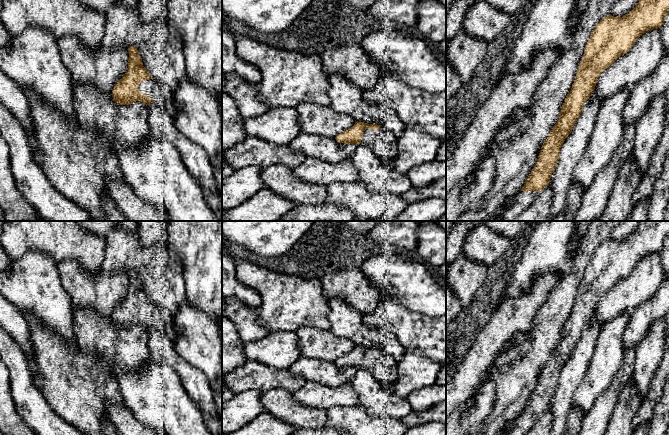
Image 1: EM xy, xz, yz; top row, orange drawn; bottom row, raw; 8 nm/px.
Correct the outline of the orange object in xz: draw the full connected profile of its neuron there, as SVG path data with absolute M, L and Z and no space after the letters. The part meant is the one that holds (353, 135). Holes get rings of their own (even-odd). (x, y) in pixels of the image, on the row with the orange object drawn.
M356 121L351 128L337 135L335 139L339 143L369 146L385 162L392 163L397 156L396 137L377 124Z

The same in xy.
M131 46L128 53L128 68L112 89L113 100L118 105L129 105L132 102L141 101L147 106L156 102L164 107L171 116L175 117L176 108L173 92L167 85L151 77L143 66L135 46Z

